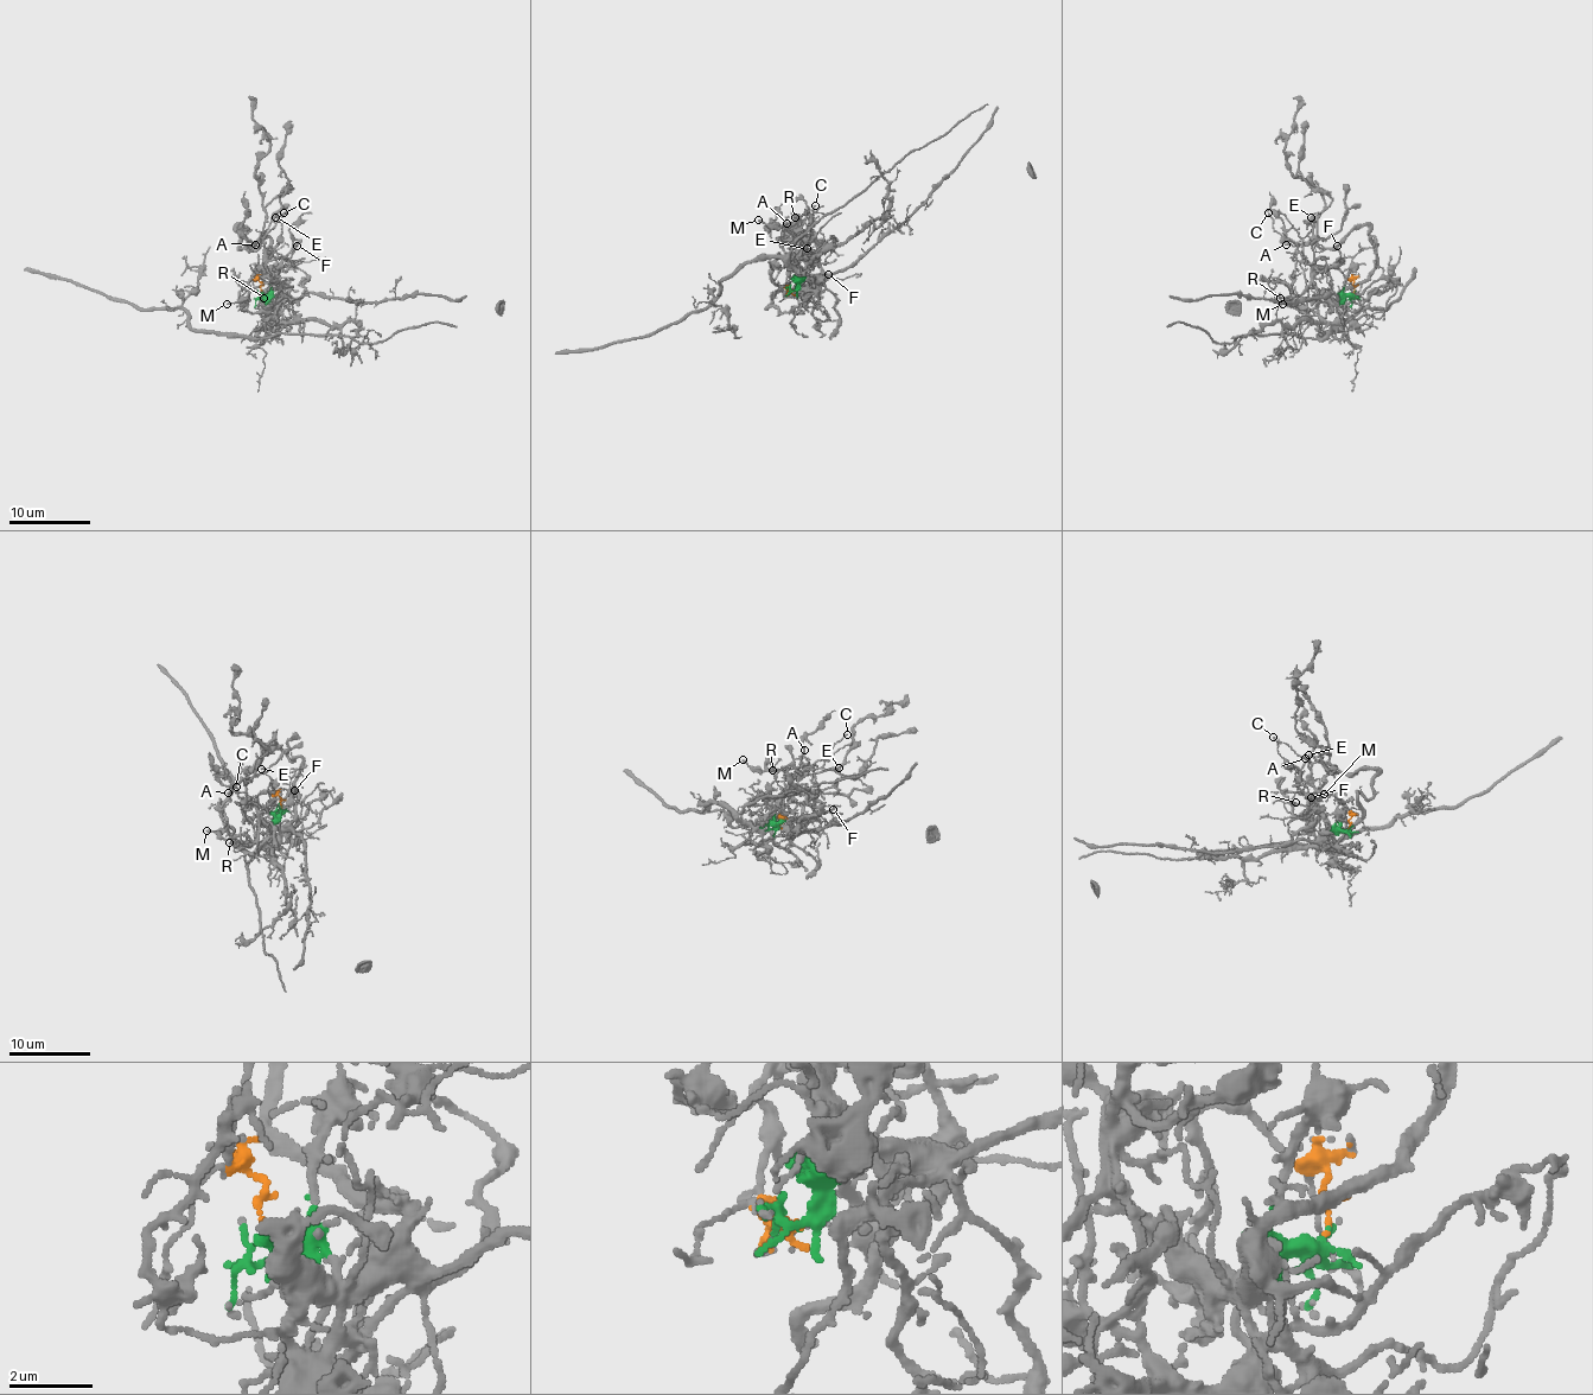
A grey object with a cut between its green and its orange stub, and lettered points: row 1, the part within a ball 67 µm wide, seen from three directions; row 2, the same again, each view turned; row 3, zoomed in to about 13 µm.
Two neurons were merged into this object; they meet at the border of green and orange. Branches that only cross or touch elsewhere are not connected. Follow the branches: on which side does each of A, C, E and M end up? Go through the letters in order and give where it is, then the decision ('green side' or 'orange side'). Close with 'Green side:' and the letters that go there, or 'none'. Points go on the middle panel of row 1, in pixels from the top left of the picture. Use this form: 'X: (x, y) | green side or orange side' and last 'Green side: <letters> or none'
A: (787, 223) | orange side
C: (815, 205) | orange side
E: (807, 248) | orange side
M: (758, 220) | orange side
Green side: none

